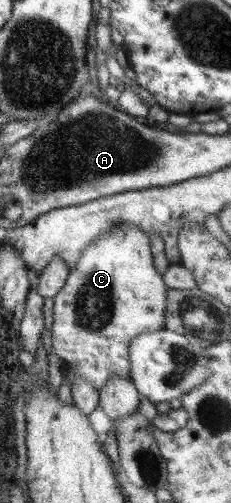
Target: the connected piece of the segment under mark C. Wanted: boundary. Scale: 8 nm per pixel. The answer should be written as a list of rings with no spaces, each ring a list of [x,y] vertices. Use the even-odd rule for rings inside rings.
[[[125,223],[111,226],[111,230],[103,232],[79,252],[79,258],[69,270],[65,284],[53,296],[50,328],[53,353],[61,363],[65,362],[74,376],[91,382],[91,386],[97,391],[111,374],[119,378],[130,378],[127,350],[129,340],[135,338],[135,334],[164,328],[166,288],[161,275],[153,267],[147,235],[135,226],[127,226]]]

